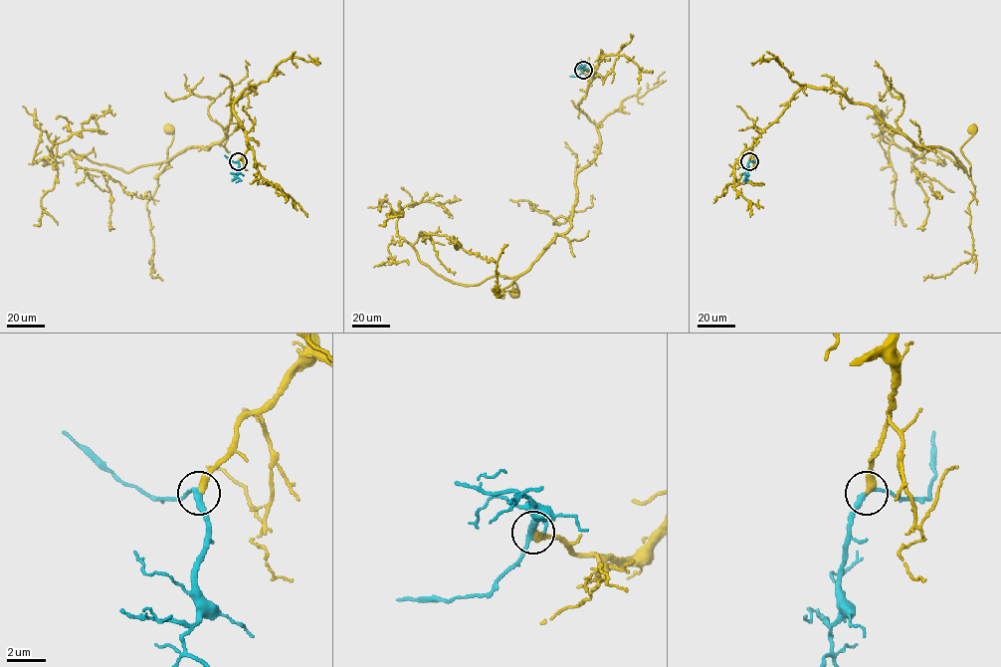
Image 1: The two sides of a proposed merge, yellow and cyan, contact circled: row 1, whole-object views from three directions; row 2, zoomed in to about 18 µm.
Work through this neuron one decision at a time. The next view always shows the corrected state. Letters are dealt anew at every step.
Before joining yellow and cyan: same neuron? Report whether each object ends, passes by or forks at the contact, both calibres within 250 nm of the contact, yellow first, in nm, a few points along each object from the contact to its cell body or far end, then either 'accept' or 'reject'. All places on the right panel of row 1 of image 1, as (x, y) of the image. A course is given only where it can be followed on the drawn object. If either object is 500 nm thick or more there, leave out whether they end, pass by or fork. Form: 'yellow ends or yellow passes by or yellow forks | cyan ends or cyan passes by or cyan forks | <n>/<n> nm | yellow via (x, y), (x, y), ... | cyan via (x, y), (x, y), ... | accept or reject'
yellow ends | cyan passes by | 380/280 nm | yellow via (749, 161), (753, 141), (806, 86), (867, 105), (920, 149), (949, 150), (969, 177), (960, 147), (972, 129) | cyan via (749, 161), (745, 182) | accept

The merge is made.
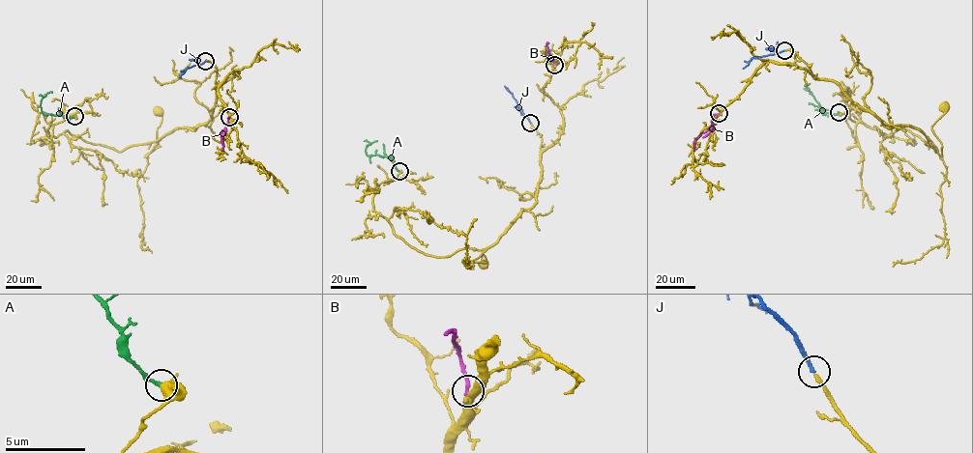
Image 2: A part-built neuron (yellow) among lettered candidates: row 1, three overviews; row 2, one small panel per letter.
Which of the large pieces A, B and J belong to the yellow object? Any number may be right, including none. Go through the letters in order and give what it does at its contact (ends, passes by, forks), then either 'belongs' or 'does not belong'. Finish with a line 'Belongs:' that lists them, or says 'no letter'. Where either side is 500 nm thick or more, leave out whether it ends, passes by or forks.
A: it ends | does not belong
B: it ends | does not belong
J: it ends | belongs
Belongs: J

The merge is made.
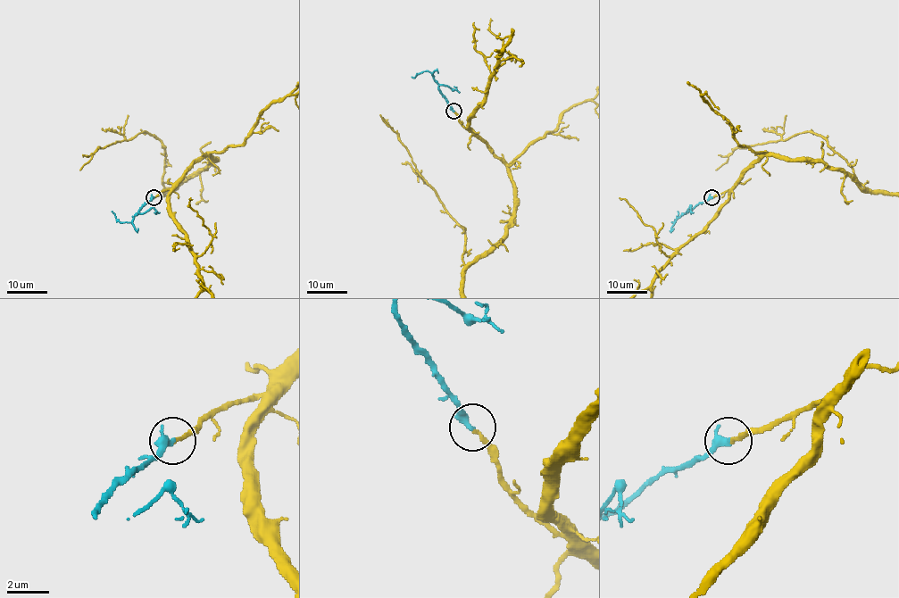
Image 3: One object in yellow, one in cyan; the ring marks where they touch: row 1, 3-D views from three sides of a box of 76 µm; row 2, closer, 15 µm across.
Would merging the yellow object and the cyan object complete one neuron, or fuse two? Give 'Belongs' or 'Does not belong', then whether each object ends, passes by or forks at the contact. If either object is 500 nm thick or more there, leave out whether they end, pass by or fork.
Belongs. At the ring yellow ends. At the ring cyan passes by

